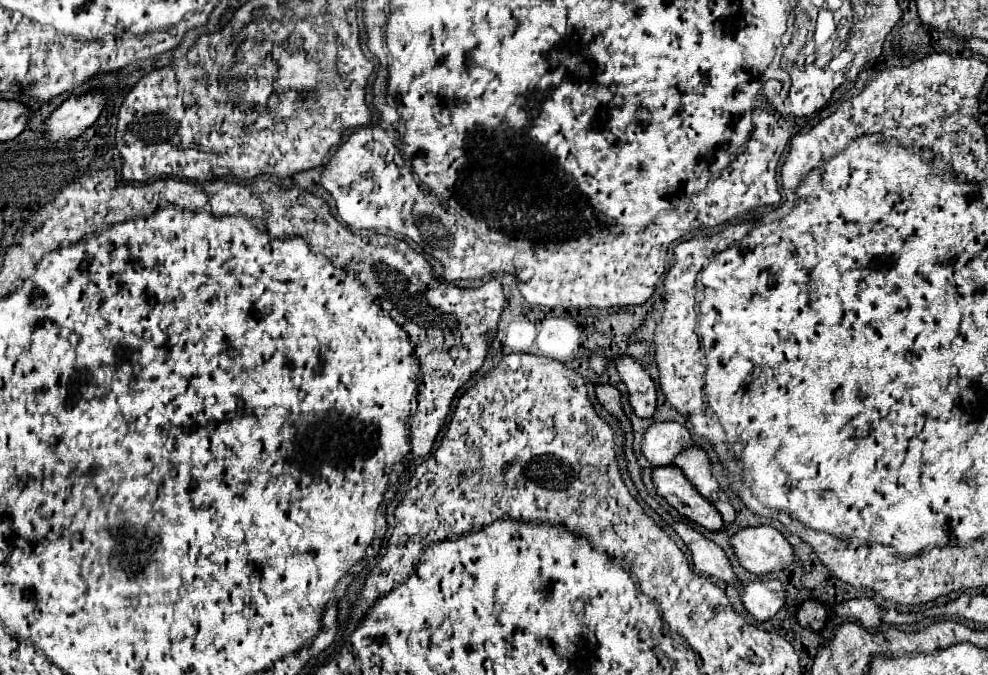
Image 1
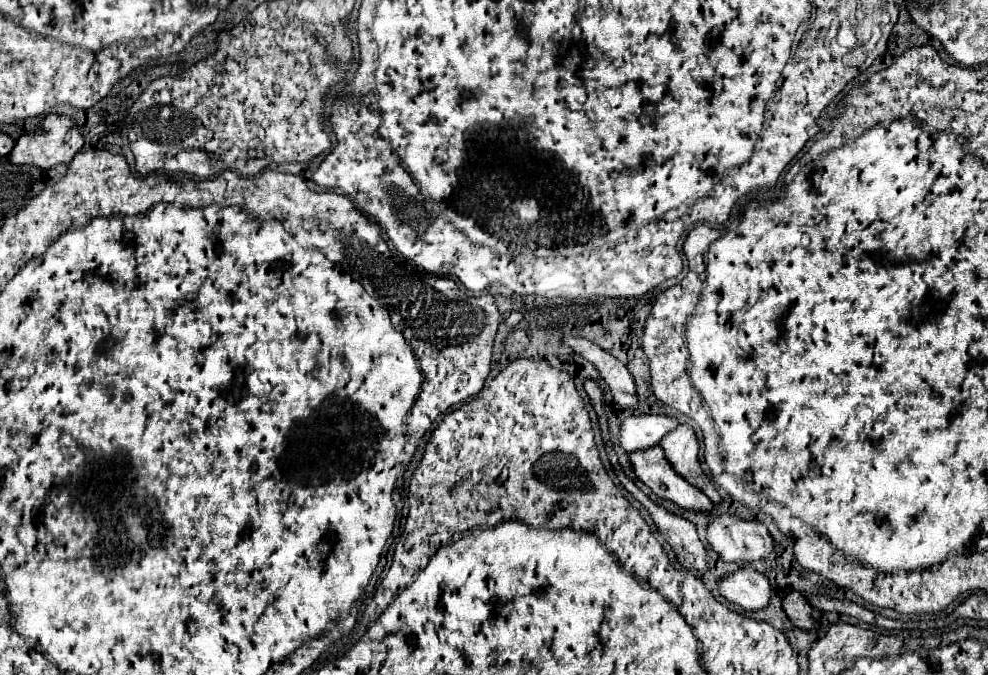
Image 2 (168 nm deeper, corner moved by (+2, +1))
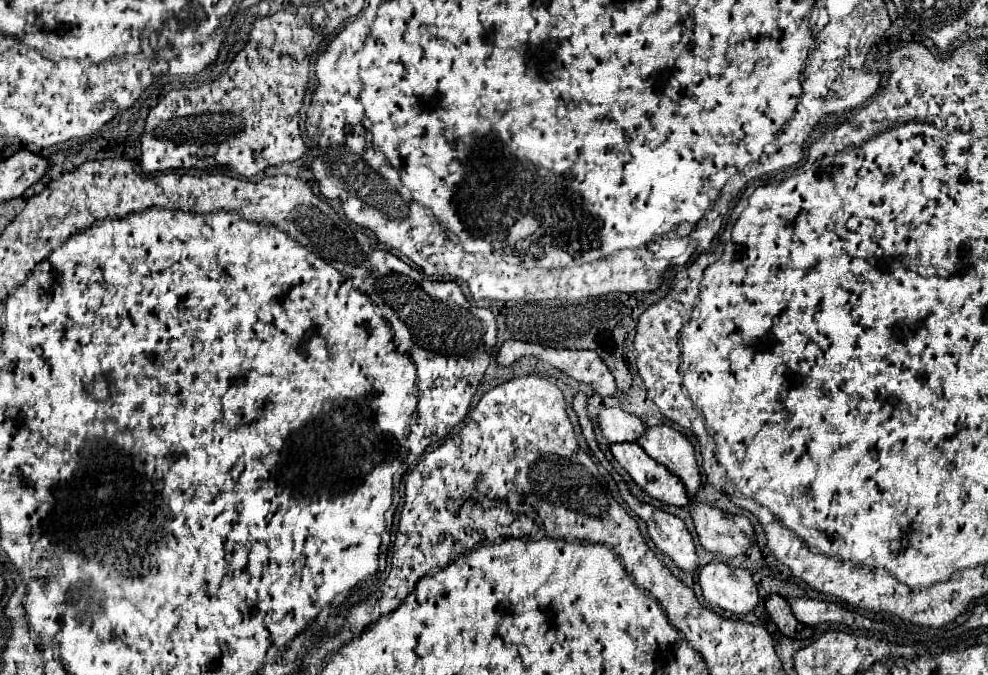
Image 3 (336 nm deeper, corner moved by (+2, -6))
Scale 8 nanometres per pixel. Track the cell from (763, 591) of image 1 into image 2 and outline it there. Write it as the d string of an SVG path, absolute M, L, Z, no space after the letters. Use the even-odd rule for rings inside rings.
M753 566L741 568L731 576L719 580L719 592L743 610L763 610L771 598L771 586L765 574Z

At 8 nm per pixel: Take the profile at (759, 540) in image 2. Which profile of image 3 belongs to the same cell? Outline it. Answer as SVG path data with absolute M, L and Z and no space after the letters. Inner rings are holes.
M687 493L687 497L689 497L689 513L693 517L701 547L705 551L735 557L751 547L755 533L747 517L729 515L717 507L705 505L697 501L695 495L691 493Z

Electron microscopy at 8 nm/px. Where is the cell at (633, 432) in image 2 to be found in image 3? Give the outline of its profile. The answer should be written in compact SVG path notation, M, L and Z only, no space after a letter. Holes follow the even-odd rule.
M607 407L603 409L599 415L597 415L597 421L599 421L599 427L601 427L601 433L603 437L609 441L609 443L625 443L625 441L637 441L641 437L641 433L645 433L645 423L619 409L619 407Z

